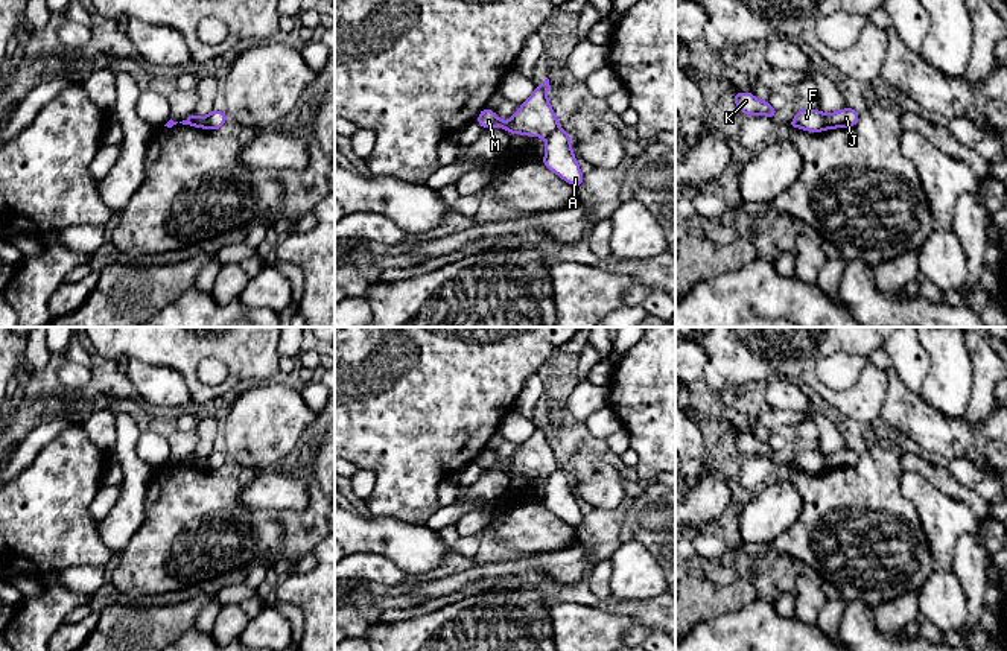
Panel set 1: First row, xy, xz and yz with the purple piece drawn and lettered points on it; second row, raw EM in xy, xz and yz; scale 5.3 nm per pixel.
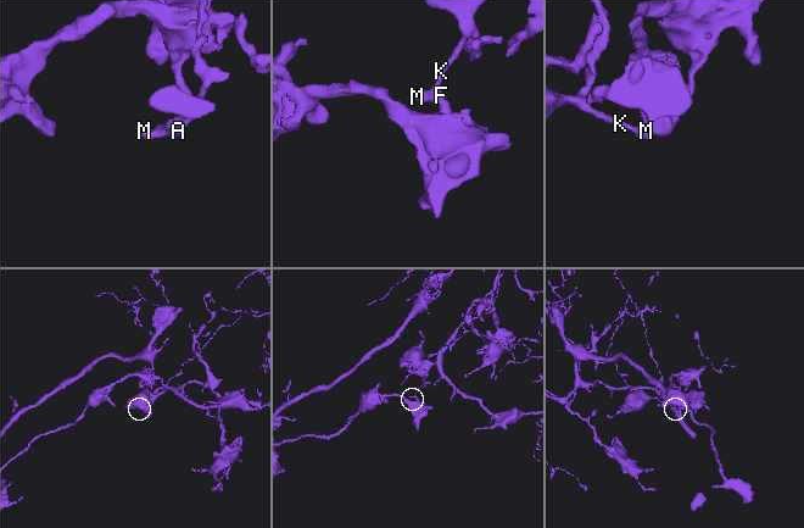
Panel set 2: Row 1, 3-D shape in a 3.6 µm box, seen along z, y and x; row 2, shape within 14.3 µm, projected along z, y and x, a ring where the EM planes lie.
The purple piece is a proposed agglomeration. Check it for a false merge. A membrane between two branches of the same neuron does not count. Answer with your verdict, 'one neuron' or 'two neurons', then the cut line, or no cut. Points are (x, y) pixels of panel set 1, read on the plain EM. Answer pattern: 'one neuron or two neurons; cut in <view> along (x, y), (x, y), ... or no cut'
two neurons; cut in yz along (823, 455), (823, 466), (826, 469)

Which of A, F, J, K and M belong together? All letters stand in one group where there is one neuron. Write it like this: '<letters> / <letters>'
A J / F K M

